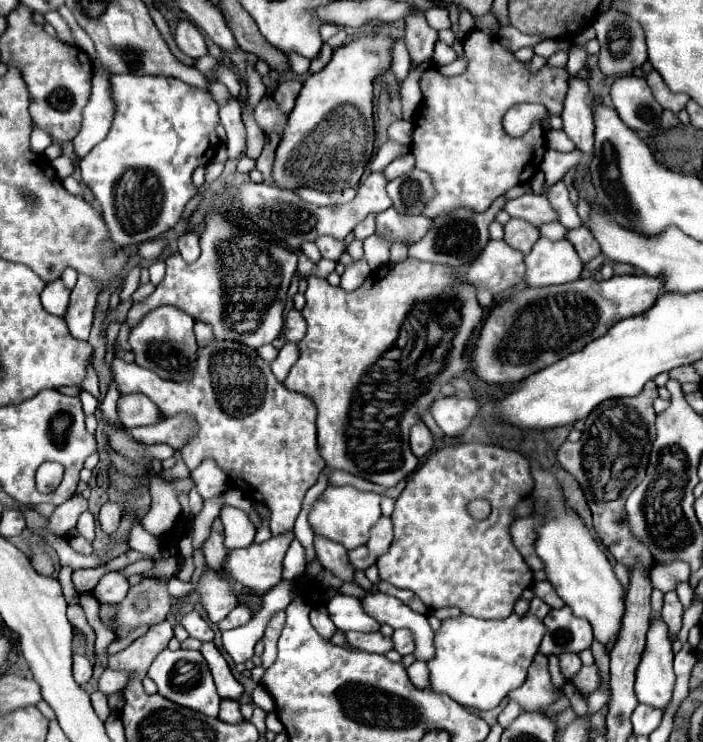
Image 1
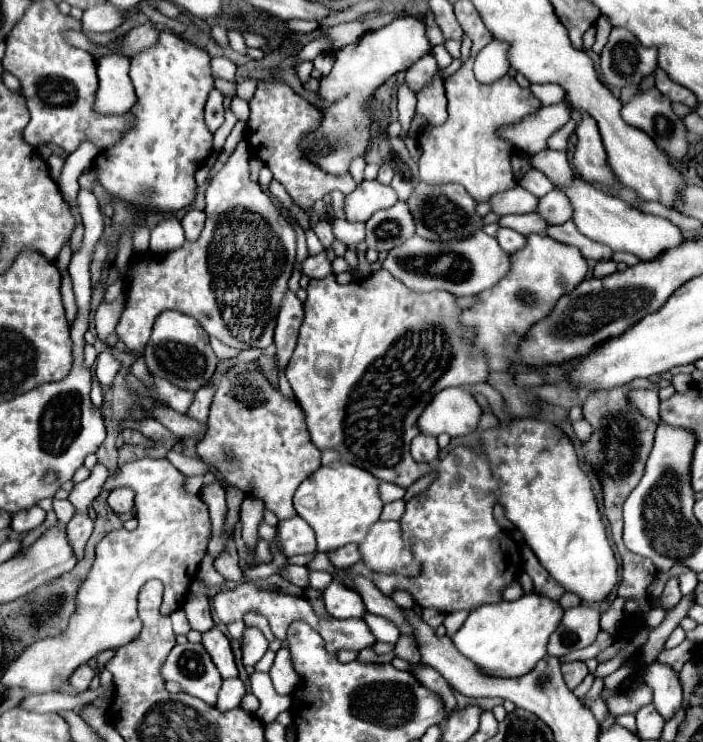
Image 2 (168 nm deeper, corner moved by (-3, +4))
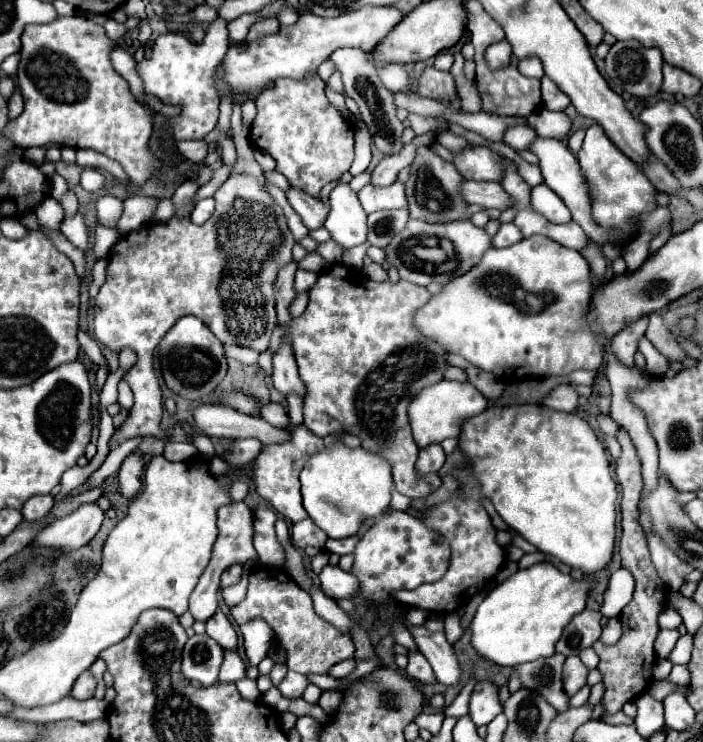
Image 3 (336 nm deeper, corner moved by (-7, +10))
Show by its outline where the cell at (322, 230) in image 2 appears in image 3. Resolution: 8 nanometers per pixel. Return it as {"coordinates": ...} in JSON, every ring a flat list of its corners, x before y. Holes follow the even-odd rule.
{"coordinates":[[290,188,286,192,286,196,288,196,290,206,300,214,300,218,308,230,316,230,316,228,324,226,324,220,328,216,326,204,322,204,320,200,312,198,312,196,296,190,296,188]]}

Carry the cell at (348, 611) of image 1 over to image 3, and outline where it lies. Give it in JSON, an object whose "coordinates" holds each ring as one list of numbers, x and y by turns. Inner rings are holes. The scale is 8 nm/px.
{"coordinates":[[326,566,320,576,320,588,322,592,332,600,352,598,358,592,358,580,352,572,344,572,338,566]]}

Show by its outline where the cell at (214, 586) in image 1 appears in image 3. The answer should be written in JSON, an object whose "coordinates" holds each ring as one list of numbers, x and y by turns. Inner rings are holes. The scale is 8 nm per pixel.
{"coordinates":[[272,566,256,568,250,574,246,598,240,604,236,604,230,610,230,614,236,620,236,624,244,624,256,616,264,618,272,626,276,640,286,648,286,652,288,652,286,666,294,672,326,674,330,670,330,666,334,666,346,658,354,658,354,642,352,642,350,634,340,632,336,626,332,626,330,622,320,618,314,612,312,598,308,596,308,592,298,588,298,584,294,580,290,580,286,570,282,570,282,568,272,568]]}

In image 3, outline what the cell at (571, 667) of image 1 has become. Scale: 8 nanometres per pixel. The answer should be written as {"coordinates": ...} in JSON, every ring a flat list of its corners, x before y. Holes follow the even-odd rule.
{"coordinates":[[568,656,564,662,564,674,562,674,564,690,570,696,574,696,586,684,586,676,588,676,588,668,584,666,584,662,578,656]]}

